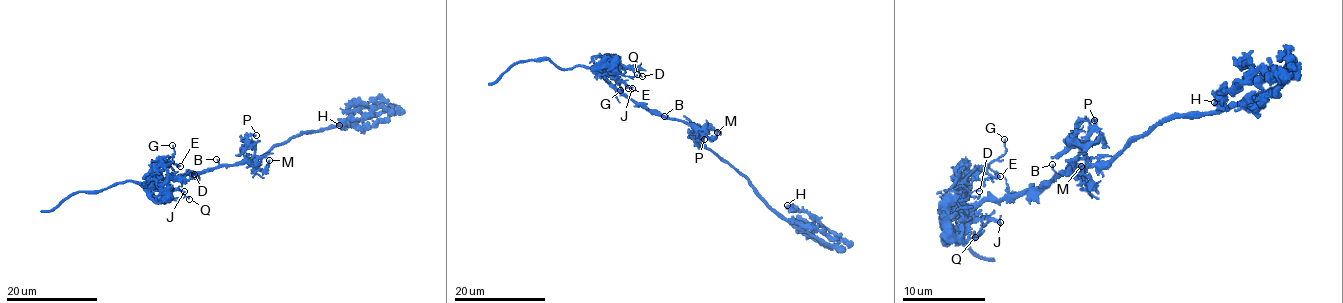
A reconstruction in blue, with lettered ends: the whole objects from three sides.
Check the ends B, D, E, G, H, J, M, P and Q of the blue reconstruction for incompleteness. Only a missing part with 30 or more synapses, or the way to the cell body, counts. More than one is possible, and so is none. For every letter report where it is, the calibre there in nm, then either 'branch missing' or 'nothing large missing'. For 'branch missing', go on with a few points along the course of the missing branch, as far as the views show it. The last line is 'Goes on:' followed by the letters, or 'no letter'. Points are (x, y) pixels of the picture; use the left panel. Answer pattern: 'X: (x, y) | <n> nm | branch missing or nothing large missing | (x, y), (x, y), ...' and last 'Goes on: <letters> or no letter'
B: (216, 159) | 180 nm | nothing large missing
D: (194, 174) | 110 nm | nothing large missing
E: (180, 166) | 320 nm | nothing large missing
G: (172, 145) | 140 nm | nothing large missing
H: (339, 125) | 650 nm | nothing large missing
J: (184, 191) | 200 nm | nothing large missing
M: (269, 160) | 280 nm | nothing large missing
P: (256, 135) | 160 nm | nothing large missing
Q: (189, 199) | 170 nm | nothing large missing
Goes on: no letter

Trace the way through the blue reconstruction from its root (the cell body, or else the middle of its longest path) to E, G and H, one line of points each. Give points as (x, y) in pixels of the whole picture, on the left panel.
E: (244, 159), (211, 170), (188, 171), (166, 178), (150, 175), (157, 166), (169, 162), (180, 166)
G: (244, 159), (206, 171), (188, 171), (166, 178), (153, 177), (150, 172), (173, 154), (172, 145)
H: (244, 159), (257, 159), (300, 134), (346, 124), (353, 119), (350, 104), (370, 106), (362, 117), (339, 125)

